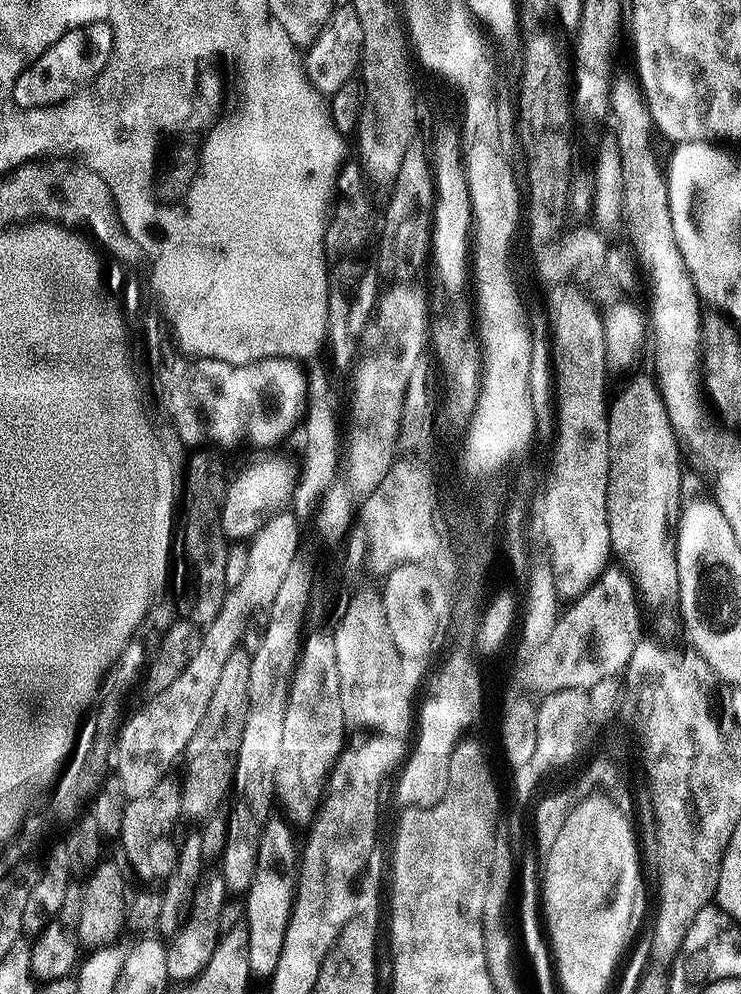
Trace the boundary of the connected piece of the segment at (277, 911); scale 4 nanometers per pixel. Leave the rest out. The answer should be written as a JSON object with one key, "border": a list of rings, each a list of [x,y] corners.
{"border":[[[282,818],[272,820],[263,827],[260,833],[260,854],[256,862],[254,876],[250,882],[247,892],[243,893],[242,903],[244,906],[243,919],[246,921],[248,930],[248,941],[250,942],[250,973],[253,977],[271,977],[274,966],[278,966],[278,954],[282,950],[282,938],[286,932],[288,918],[292,913],[292,901],[294,899],[293,881],[288,881],[288,876],[284,873],[284,863],[292,854],[292,832],[291,825]]]}

